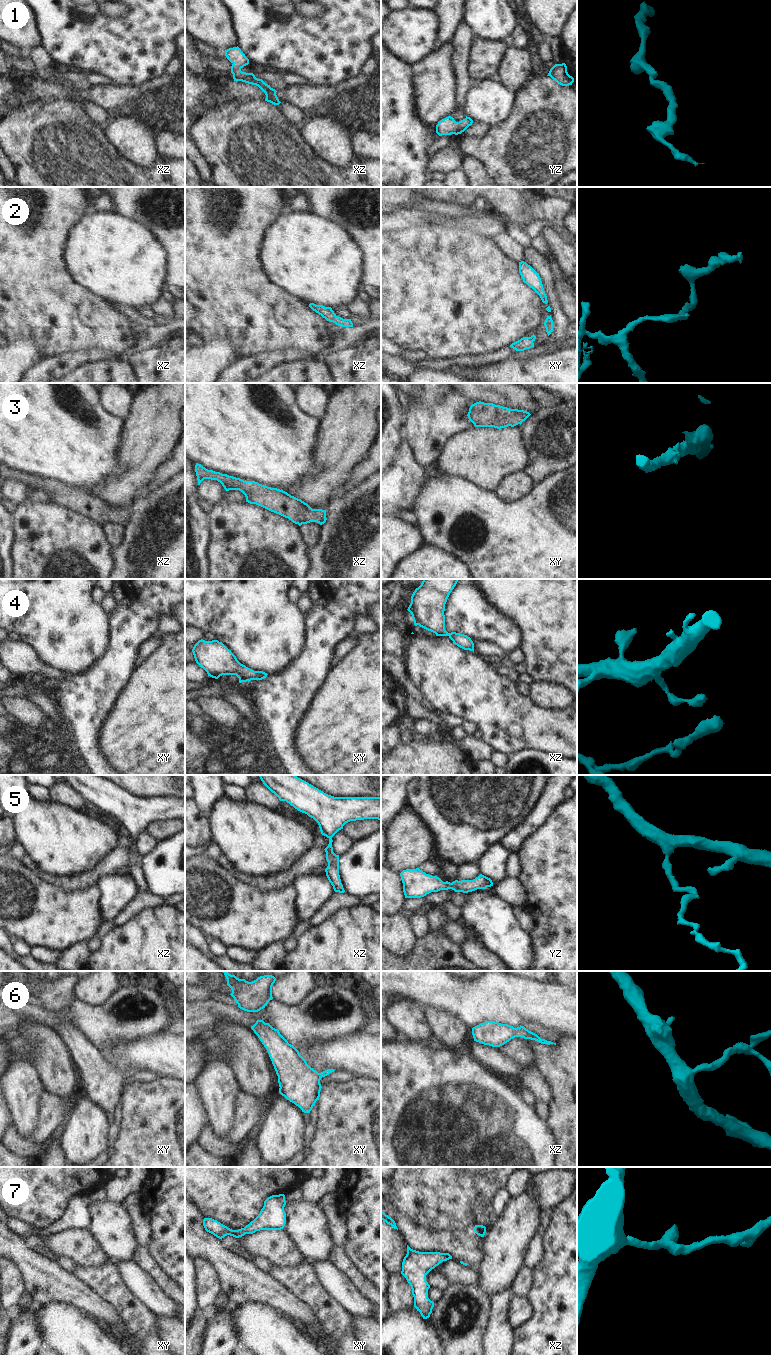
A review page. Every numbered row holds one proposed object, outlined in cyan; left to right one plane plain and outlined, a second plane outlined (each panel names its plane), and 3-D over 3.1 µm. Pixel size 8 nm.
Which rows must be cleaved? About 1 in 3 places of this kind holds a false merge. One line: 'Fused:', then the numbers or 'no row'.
Fused: no row

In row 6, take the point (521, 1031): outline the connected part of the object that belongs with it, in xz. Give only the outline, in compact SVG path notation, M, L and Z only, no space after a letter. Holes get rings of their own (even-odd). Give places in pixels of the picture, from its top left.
M487 1021L473 1027L472 1035L474 1041L492 1047L500 1047L515 1037L535 1040L541 1044L556 1045L556 1043L541 1039L537 1034L529 1031L524 1026L514 1028L511 1025L495 1021Z

